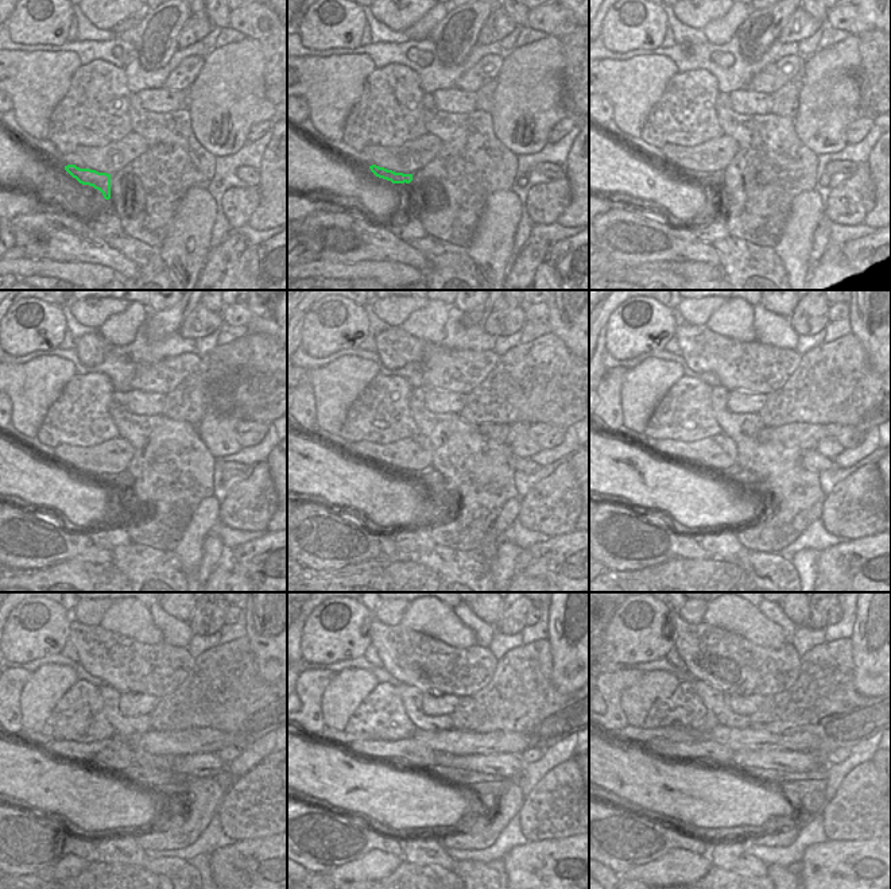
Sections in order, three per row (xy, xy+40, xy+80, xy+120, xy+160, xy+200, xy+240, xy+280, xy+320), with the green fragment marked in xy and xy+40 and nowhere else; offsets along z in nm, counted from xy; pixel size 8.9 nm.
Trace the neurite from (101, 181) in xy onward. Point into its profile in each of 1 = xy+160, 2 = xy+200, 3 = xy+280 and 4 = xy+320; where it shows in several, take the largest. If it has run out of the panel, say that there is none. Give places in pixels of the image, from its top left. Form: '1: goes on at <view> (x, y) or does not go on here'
1: goes on at xy+160 (430, 476)
2: goes on at xy+200 (735, 472)
3: goes on at xy+280 (464, 777)
4: goes on at xy+320 (766, 775)

